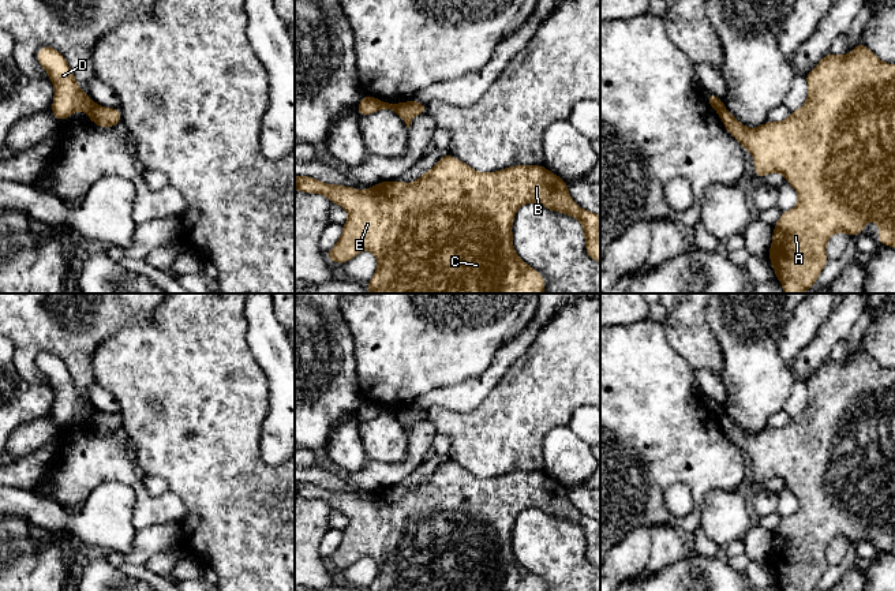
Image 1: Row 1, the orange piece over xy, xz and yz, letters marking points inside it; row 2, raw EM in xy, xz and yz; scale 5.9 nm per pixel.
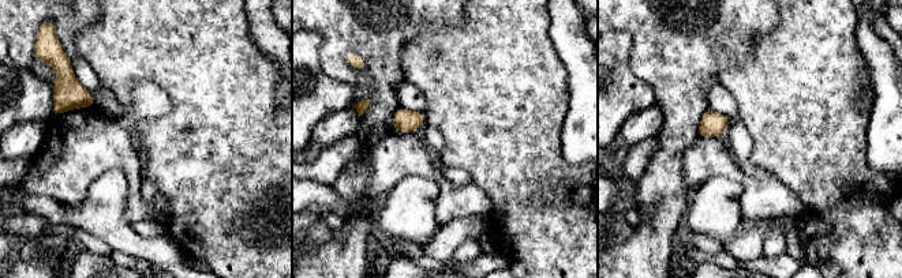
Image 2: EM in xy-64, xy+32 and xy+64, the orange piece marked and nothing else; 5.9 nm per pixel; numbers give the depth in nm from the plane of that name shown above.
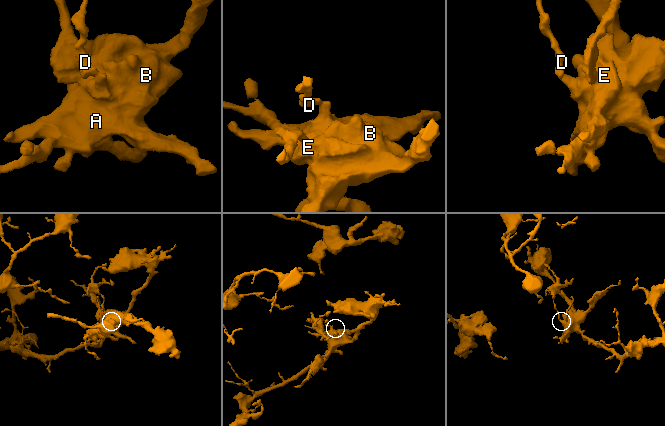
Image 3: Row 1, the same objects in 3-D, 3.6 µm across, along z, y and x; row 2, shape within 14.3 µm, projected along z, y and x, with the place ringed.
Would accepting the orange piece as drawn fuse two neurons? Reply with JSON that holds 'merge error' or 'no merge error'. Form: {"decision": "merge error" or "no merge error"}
{"decision": "merge error"}

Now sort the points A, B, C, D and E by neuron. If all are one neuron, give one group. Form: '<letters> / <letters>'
A B C E / D

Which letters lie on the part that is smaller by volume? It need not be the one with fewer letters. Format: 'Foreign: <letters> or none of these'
Foreign: D

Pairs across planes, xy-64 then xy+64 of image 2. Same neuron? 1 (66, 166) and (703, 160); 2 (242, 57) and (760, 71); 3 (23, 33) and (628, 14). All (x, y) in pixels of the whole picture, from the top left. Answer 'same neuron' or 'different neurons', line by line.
1: same neuron
2: same neuron
3: same neuron

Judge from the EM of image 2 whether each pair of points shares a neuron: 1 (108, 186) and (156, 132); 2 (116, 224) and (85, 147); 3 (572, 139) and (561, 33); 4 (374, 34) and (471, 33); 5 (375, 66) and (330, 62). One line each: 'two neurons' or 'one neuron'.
1: two neurons
2: two neurons
3: one neuron
4: two neurons
5: one neuron

